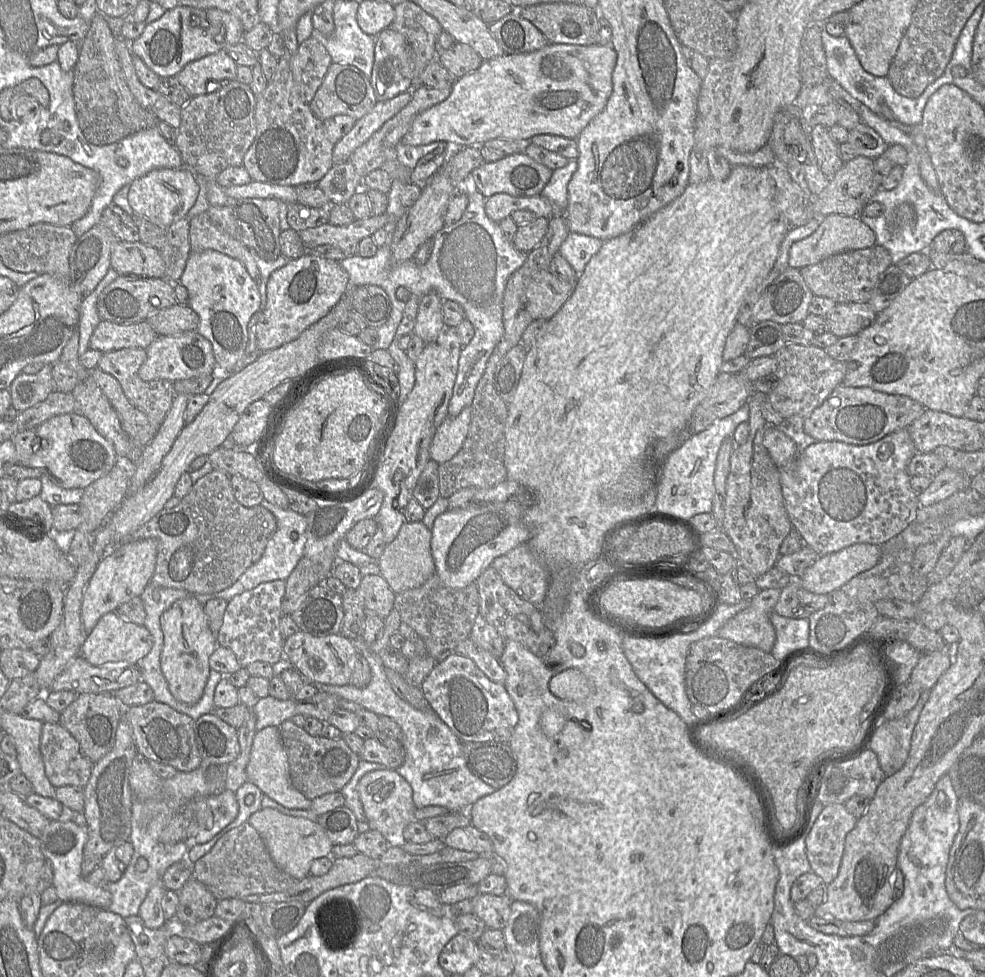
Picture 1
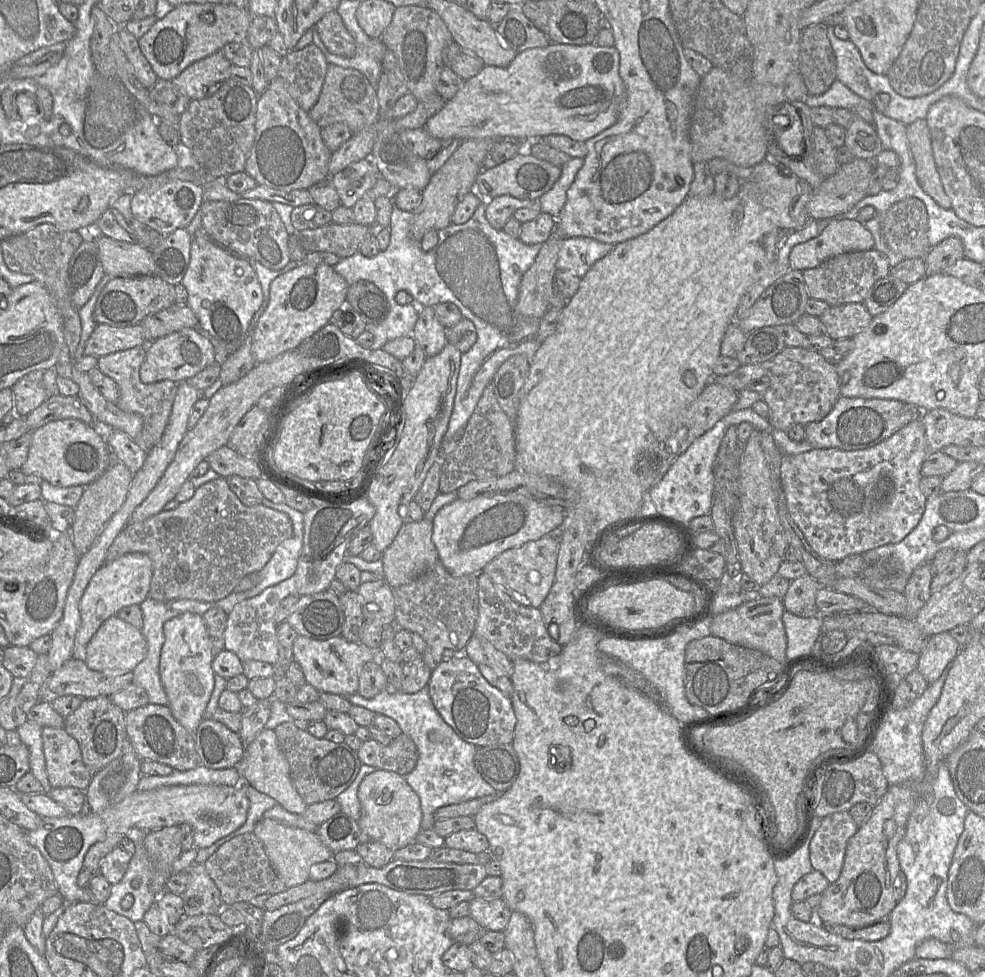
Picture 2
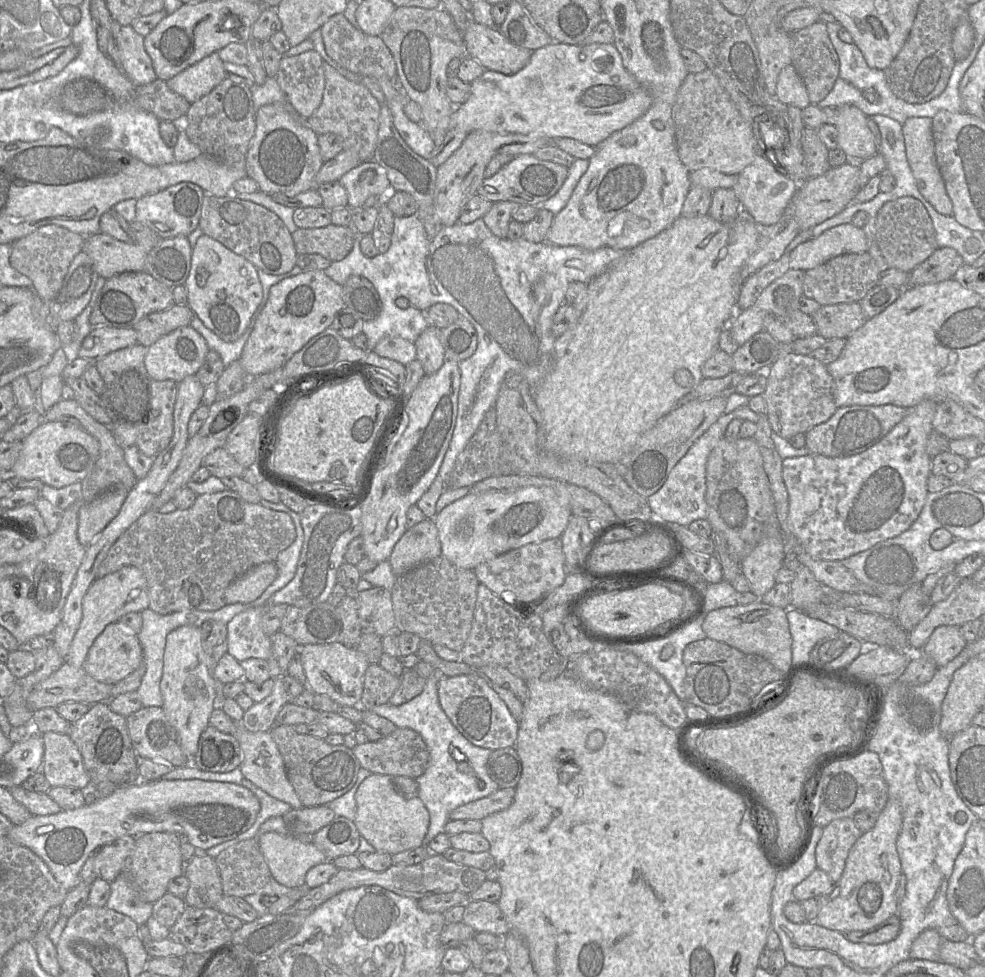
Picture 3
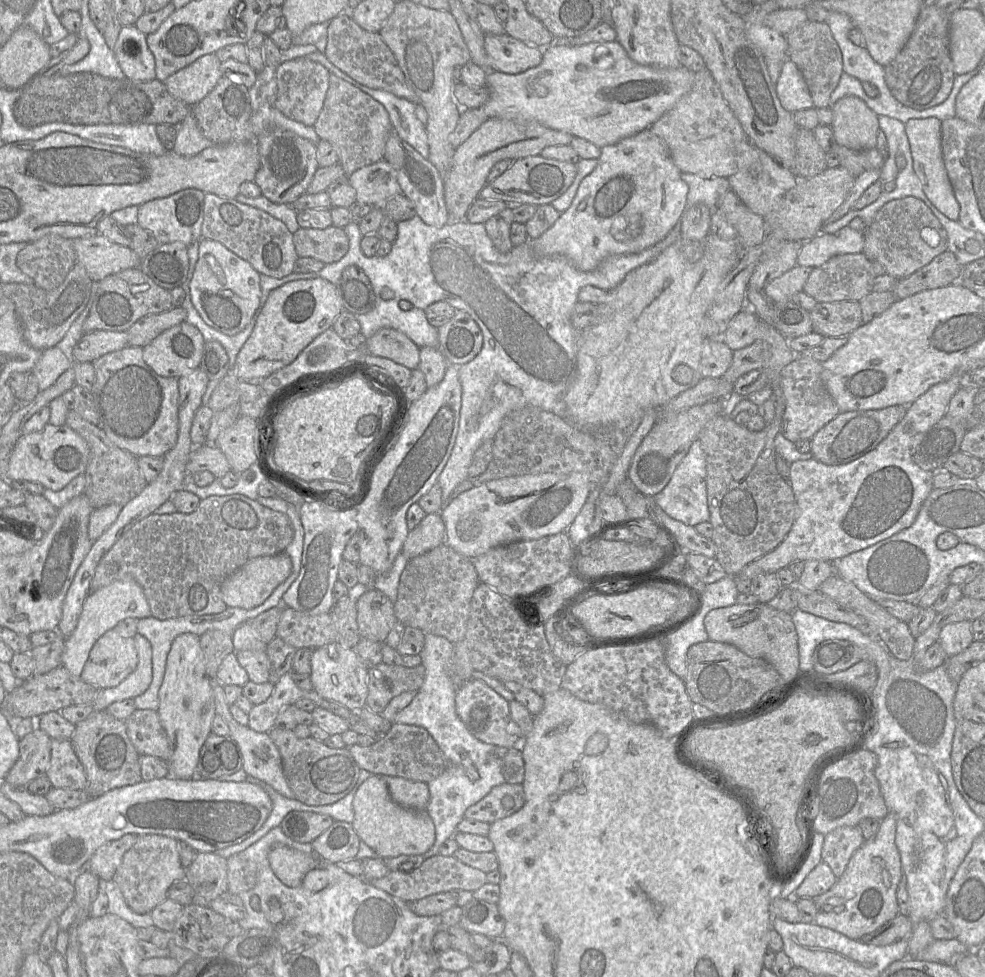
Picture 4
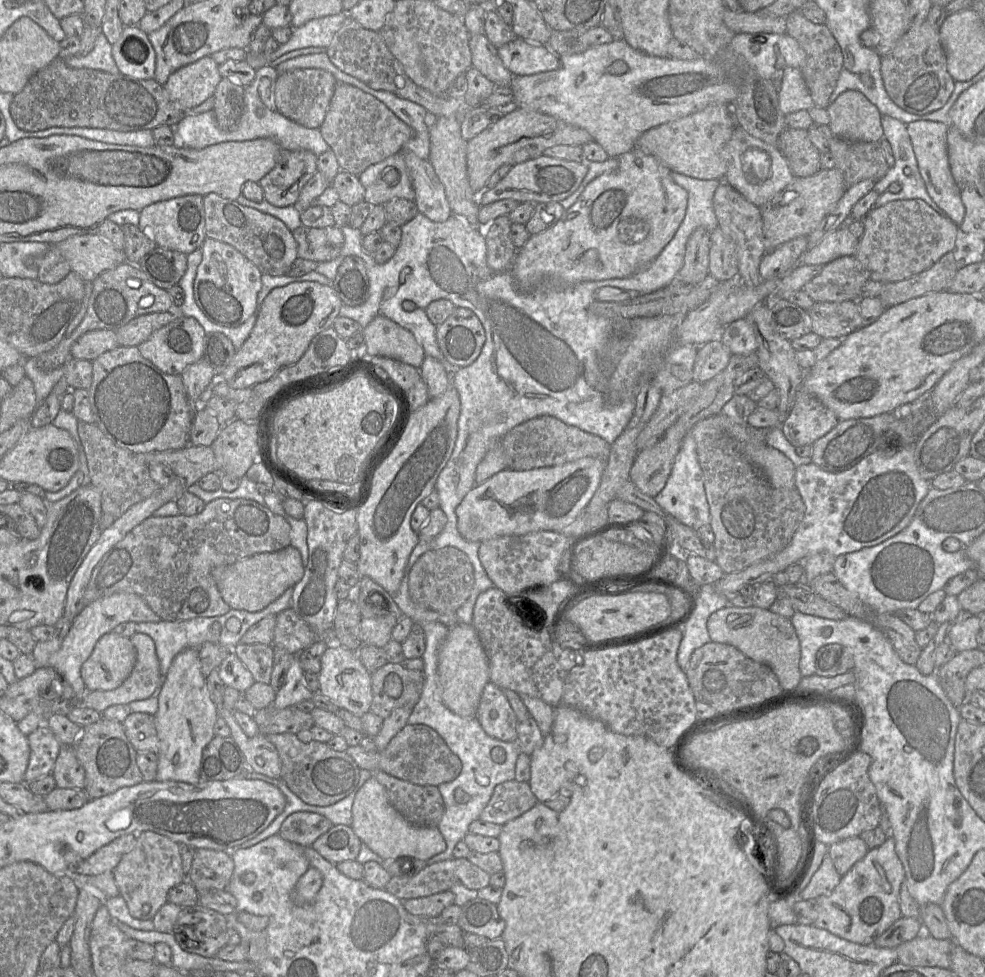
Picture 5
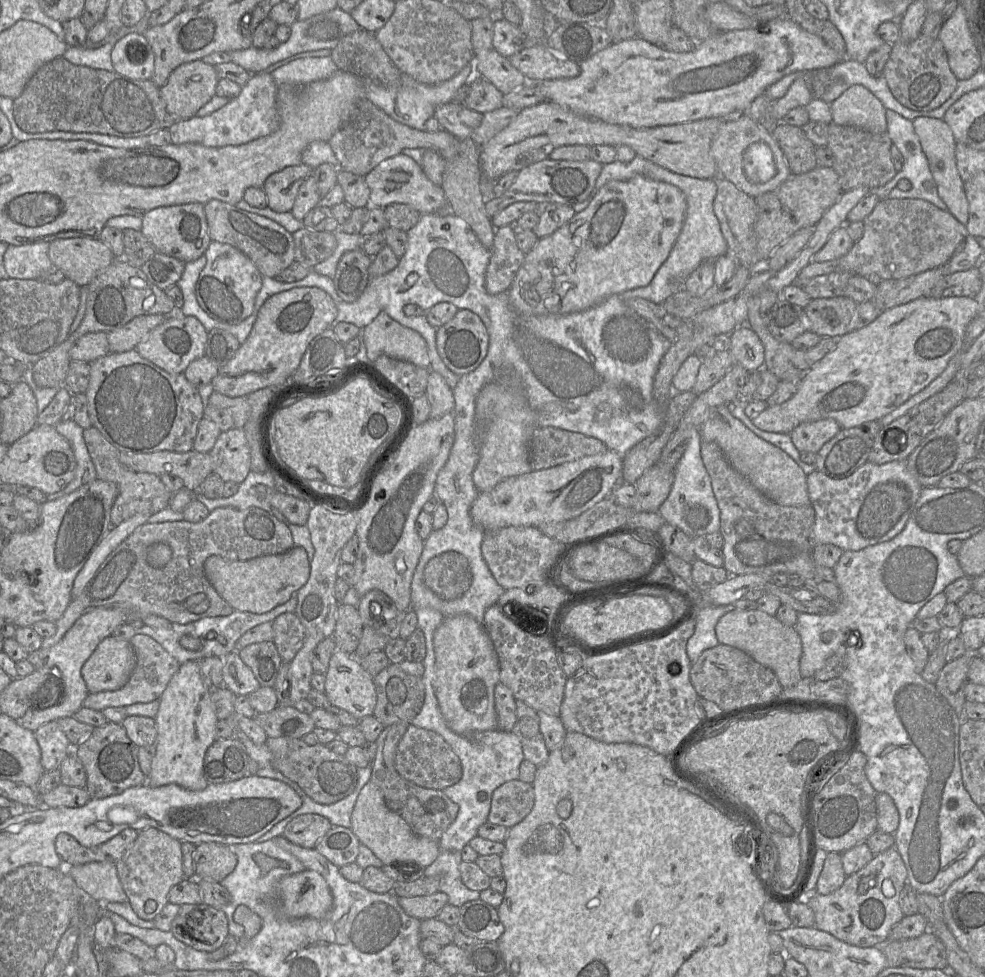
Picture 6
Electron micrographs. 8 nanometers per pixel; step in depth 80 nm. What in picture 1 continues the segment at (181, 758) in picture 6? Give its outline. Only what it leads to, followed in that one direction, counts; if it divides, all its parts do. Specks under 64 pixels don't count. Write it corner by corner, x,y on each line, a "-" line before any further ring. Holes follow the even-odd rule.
194,596
177,600
169,609
162,613
160,625
164,635
160,665
162,673
167,681
169,691
172,696
180,702
188,705
196,704
201,699
209,678
209,658
218,646
217,638
215,638
209,628
204,607

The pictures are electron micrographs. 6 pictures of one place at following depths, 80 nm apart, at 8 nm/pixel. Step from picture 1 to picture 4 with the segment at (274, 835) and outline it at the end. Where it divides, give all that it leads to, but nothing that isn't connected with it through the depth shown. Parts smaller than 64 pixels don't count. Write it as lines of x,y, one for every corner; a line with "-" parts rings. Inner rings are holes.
274,844
268,858
274,874
288,887
302,885
306,873
319,866
314,853
307,854
282,844

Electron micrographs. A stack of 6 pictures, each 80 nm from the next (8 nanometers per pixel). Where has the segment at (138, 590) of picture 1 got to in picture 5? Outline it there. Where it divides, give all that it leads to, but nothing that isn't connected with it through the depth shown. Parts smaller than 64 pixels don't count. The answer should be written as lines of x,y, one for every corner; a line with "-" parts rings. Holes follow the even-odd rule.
115,593
87,604
73,620
71,628
58,651
53,653
48,666
55,668
71,685
75,693
75,703
79,703
88,691
81,677
82,664
90,657
97,641
106,633
124,622
159,622
161,618
148,604
134,593

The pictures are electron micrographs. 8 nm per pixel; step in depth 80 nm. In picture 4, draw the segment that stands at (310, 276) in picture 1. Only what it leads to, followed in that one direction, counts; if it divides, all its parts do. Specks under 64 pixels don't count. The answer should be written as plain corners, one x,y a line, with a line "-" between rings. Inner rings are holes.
320,276
291,281
275,288
269,293
230,373
248,382
259,382
270,376
293,362
318,335
330,329
342,310
336,286

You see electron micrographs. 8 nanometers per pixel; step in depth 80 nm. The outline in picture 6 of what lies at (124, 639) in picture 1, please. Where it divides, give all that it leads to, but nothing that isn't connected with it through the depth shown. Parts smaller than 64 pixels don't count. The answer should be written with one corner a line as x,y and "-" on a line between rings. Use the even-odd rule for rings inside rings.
112,635
103,639
81,669
89,693
115,691
129,680
136,665
130,641

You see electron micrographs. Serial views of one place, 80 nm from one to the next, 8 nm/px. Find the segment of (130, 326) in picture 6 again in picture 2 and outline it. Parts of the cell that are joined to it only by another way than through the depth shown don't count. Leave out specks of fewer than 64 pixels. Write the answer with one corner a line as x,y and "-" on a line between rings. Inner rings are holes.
173,304
140,323
147,342
178,332
184,328
198,328
198,318
186,304

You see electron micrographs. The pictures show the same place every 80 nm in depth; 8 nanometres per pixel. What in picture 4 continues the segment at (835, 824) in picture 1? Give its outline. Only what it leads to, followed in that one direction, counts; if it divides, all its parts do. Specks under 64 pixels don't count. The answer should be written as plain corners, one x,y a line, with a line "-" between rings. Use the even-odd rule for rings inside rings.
858,825
838,827
824,835
822,861
826,862
835,877
839,878
844,873
852,854
864,841

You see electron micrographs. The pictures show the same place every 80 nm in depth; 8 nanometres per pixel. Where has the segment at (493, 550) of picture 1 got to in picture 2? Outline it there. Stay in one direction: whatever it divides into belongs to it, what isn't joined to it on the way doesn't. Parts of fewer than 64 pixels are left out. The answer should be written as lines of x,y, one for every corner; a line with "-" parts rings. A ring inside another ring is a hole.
529,493
486,494
444,506
432,521
432,541
439,561
453,576
478,574
502,552
554,534
564,520
563,507
546,505

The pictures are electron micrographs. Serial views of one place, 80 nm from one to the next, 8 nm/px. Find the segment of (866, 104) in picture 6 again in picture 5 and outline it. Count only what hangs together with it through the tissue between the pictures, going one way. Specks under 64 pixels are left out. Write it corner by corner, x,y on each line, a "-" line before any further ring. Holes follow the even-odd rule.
857,90
843,92
827,111
833,136
860,142
878,142
884,137
878,108

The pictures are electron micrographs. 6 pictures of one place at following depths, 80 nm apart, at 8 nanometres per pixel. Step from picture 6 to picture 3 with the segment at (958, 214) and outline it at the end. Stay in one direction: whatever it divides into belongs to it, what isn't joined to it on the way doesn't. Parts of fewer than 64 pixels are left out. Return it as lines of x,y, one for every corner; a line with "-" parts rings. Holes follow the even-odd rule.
913,117
903,124
906,155
920,193
942,215
953,215
953,204
937,165
932,118

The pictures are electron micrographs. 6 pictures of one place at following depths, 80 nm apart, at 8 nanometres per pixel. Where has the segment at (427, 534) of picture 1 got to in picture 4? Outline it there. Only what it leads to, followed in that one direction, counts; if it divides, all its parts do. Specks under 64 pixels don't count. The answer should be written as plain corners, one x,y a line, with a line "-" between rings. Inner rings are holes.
440,513
427,514
415,529
409,531
401,553
413,559
444,543
446,531

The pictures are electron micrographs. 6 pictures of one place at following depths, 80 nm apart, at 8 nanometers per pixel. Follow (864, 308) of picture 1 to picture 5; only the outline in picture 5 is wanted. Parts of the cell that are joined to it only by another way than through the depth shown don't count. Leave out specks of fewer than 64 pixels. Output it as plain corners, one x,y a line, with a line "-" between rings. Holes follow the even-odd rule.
859,301
815,302
807,312
812,332
822,338
845,338
861,327

